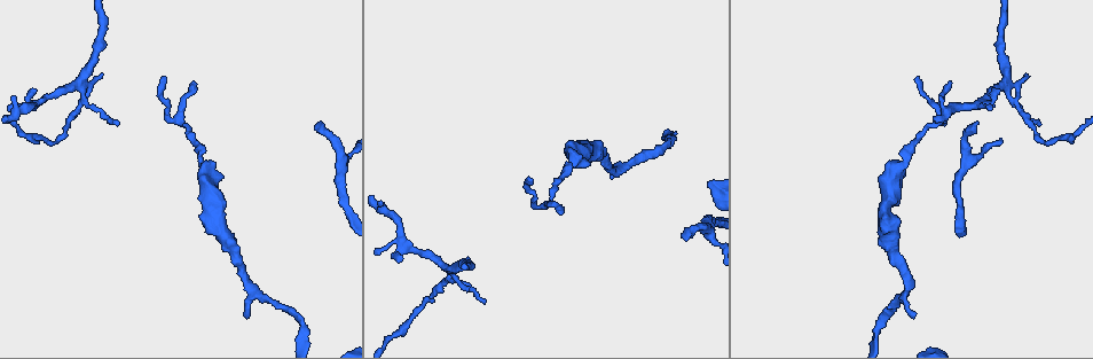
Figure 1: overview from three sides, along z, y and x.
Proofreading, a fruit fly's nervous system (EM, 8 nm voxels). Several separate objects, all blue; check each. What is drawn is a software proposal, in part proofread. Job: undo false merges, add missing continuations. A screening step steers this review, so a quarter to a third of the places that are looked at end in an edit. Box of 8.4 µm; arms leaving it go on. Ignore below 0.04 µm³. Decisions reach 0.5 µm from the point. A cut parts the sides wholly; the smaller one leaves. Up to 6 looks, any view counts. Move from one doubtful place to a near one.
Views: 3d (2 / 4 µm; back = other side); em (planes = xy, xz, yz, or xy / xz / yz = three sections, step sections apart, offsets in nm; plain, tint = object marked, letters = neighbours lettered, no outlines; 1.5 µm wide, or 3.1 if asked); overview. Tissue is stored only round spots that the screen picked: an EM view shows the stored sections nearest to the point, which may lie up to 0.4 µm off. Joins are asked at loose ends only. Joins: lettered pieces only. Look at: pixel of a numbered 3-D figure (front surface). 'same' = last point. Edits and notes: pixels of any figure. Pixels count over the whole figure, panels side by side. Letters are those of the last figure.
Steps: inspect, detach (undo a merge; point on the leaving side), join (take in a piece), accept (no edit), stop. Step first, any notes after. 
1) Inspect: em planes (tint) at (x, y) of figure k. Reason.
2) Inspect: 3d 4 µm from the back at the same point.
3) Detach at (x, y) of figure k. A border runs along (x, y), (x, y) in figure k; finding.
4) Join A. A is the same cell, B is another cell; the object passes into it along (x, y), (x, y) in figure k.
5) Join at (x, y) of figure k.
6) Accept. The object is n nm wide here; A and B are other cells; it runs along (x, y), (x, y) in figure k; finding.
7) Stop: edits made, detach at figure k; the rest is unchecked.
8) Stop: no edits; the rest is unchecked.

Inspect: em xy step 4 (letters) at (1039, 124) of figure 1. Branch stops here.

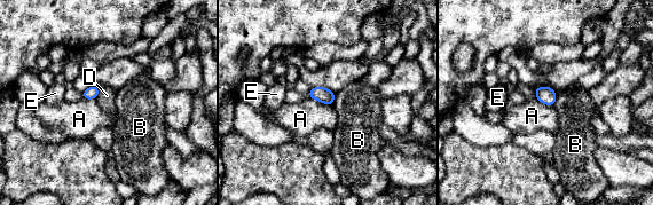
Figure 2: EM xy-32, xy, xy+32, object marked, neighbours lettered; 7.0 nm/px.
Accept. The longest contact is with A, 180 nm; A, B, D and E are other cells; a border runs along (308, 97), (331, 105) in figure 2; no lettered piece goes on from it.

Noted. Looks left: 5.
Inspect: 3d 4 µm at (163, 79) of figure 1. Thin end.

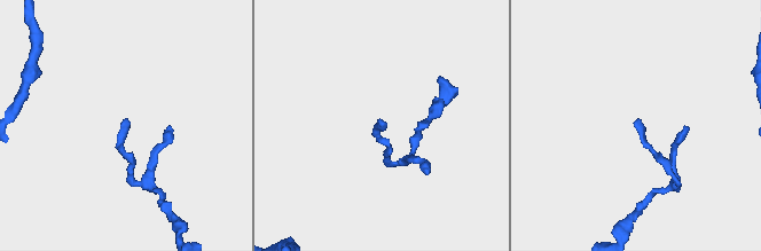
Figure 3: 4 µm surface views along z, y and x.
Inspect: em planes (letters) at (127, 122) of figure 3. Now the EM.

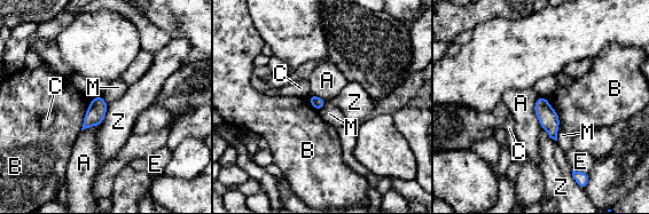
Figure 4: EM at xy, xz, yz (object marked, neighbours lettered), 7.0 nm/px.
Accept. The object is 90 nm wide here; A, B, C, E, M and Z are other cells; no lettered piece goes on from it.

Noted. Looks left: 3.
Inspect: em planes (letters) at (400, 257) of figure 1. Free end.

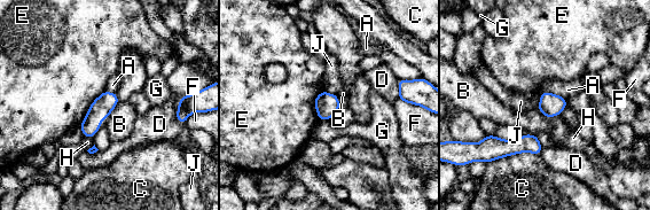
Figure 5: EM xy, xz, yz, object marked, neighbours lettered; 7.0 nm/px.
Accept. A, B, C, D, E, F, G, H and J are other cells; a border runs along (537, 107), (547, 117), (561, 114) in figure 5; no lettered piece goes on from it.

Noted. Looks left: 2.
Stop: no edits; the rest is unchecked.

